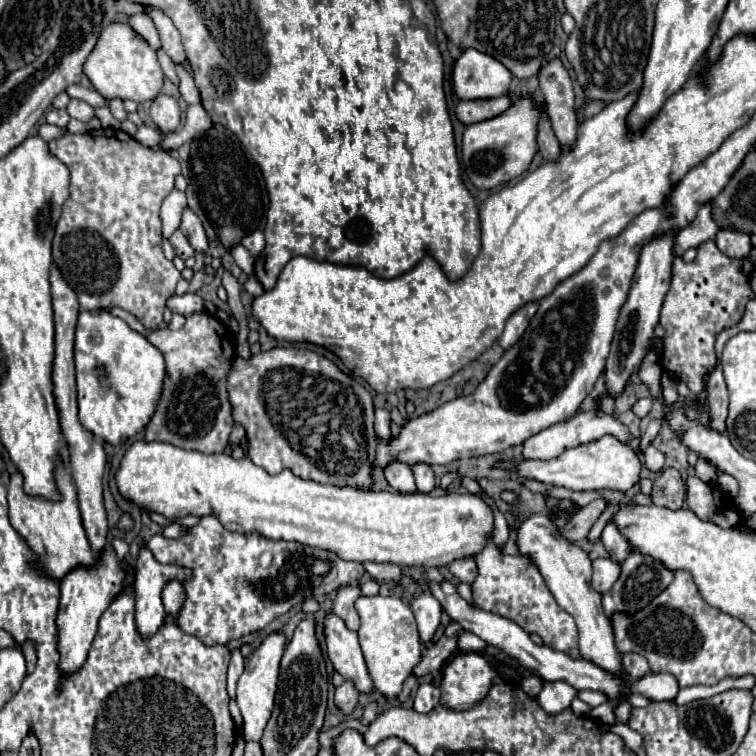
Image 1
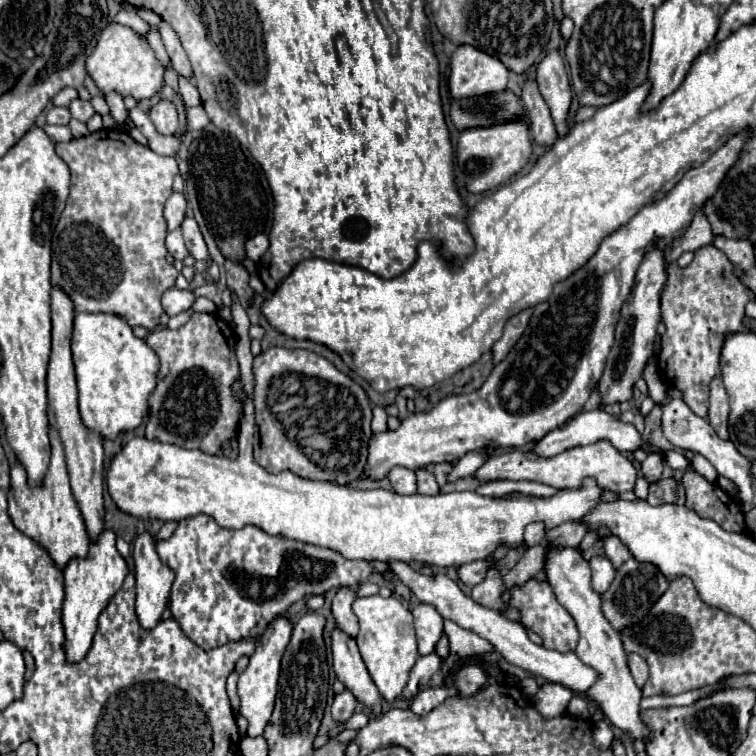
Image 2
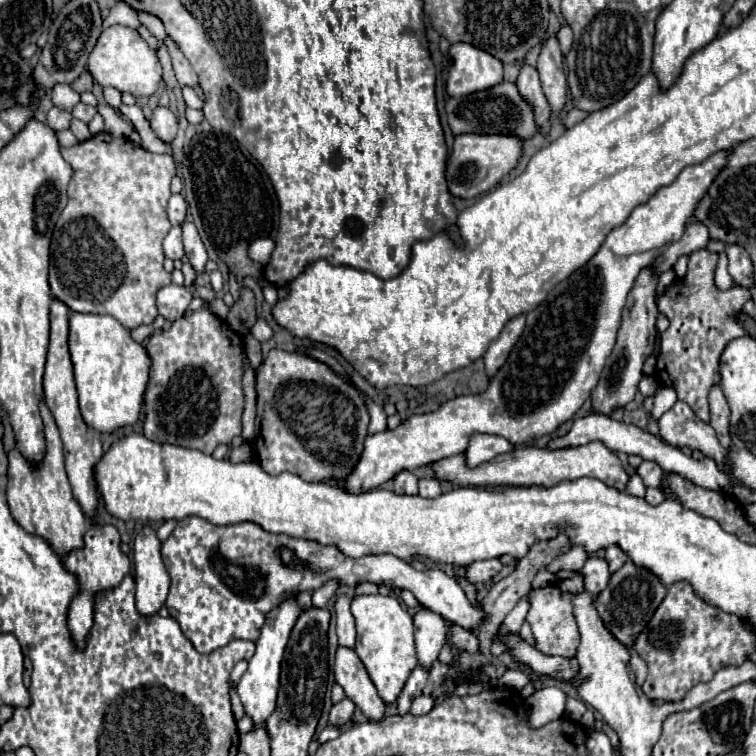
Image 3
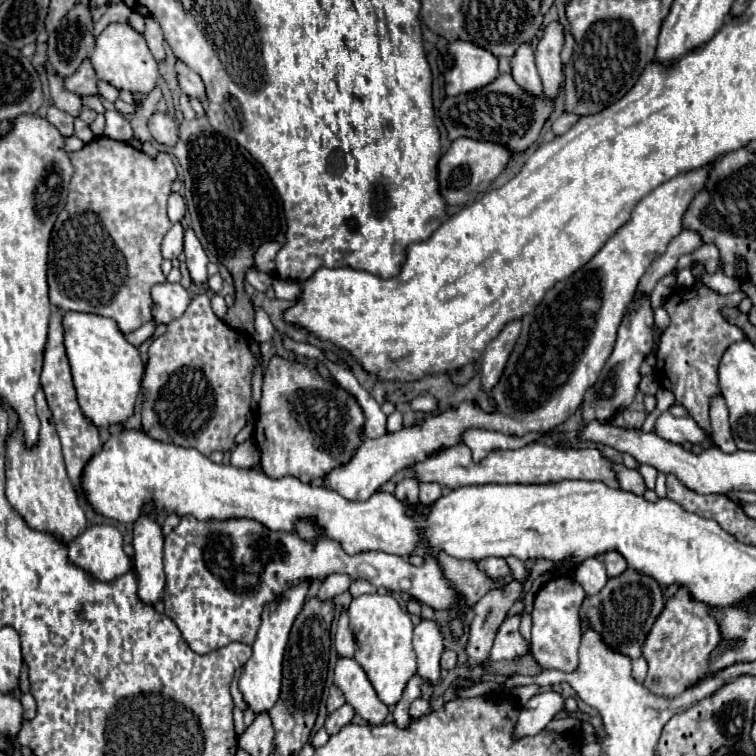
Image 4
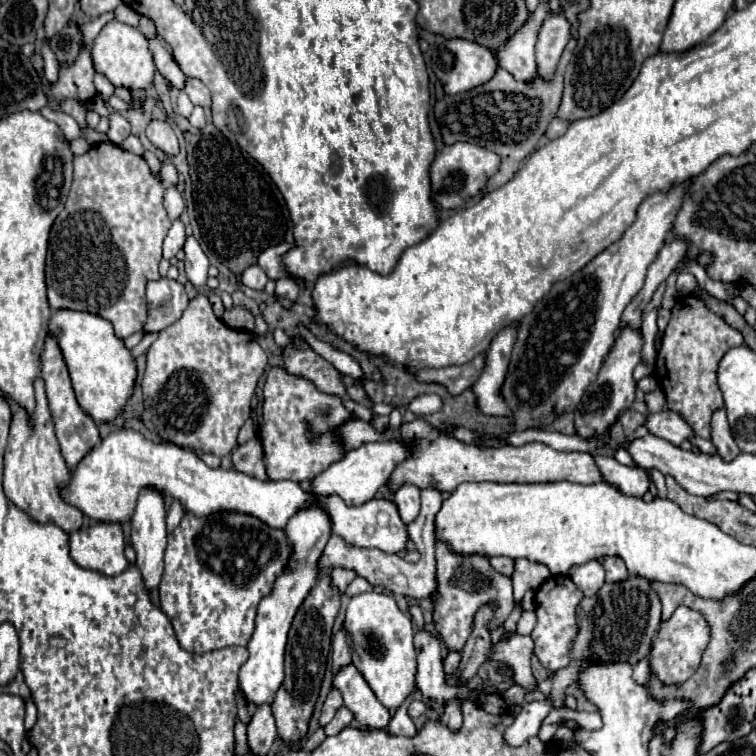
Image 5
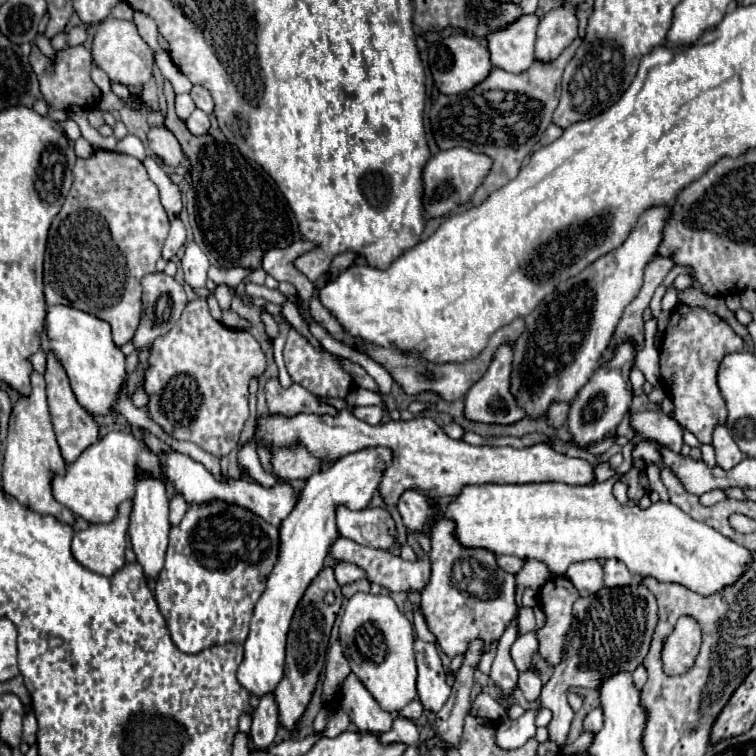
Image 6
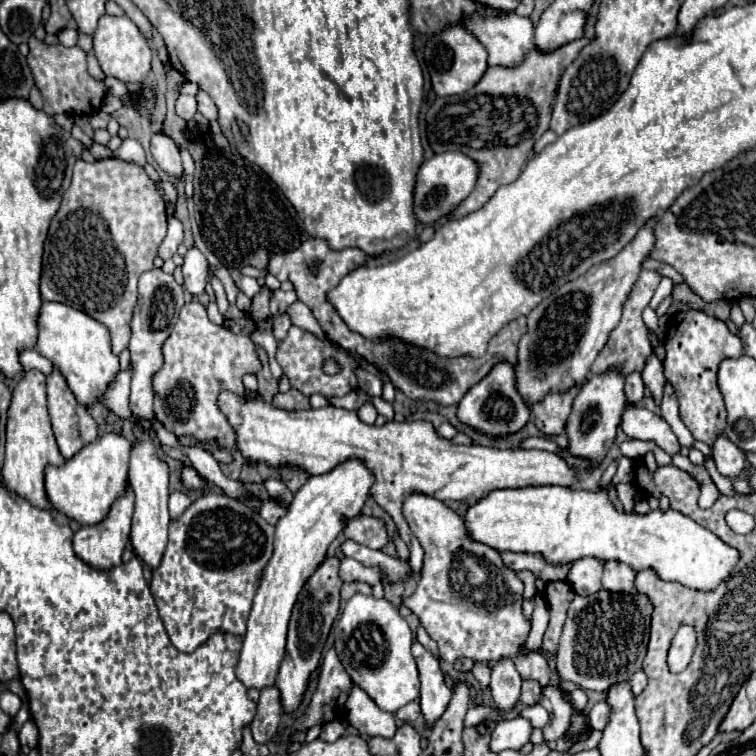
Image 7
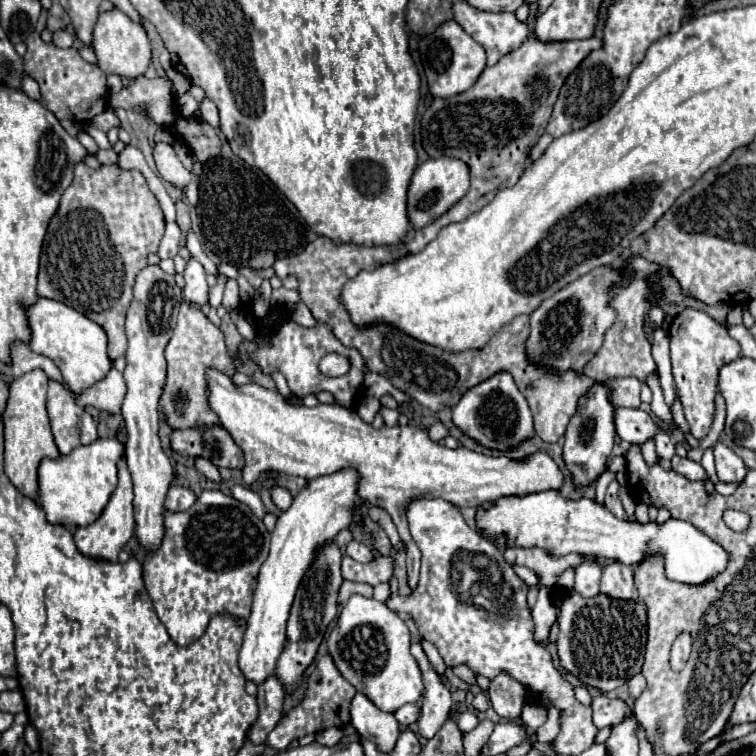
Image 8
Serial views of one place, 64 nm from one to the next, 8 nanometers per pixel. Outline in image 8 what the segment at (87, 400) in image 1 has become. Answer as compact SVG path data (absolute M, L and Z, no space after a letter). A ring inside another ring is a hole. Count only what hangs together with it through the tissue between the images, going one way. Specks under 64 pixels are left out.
M38 298L32 306L22 306L28 326L32 330L32 338L28 346L32 352L48 356L62 372L64 382L72 392L82 392L94 382L102 380L112 368L112 360L106 354L106 332L84 314L76 312L62 302Z

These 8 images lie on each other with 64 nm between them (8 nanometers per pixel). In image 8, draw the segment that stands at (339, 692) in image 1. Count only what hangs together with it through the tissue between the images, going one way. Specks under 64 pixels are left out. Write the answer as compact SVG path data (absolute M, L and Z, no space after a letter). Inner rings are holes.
M328 728L320 734L316 734L316 742L322 746L336 746L342 740L342 730L340 728Z

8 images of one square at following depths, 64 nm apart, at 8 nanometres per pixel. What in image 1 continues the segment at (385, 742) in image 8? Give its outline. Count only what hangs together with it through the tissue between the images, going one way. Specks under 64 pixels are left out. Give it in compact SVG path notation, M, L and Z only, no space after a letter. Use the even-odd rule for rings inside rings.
M332 612L326 616L324 634L326 634L326 644L328 644L328 656L334 664L334 670L344 680L352 680L358 692L372 694L374 684L366 670L366 662L358 644L358 634L348 630L346 624Z

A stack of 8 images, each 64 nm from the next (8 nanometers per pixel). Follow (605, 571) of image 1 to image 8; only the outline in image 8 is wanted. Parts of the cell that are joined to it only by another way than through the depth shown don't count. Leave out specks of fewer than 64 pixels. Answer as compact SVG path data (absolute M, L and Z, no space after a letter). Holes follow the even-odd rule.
M588 560L584 564L580 564L576 568L576 584L574 590L584 596L584 598L592 598L598 594L598 584L600 584L600 576L602 576L602 568Z

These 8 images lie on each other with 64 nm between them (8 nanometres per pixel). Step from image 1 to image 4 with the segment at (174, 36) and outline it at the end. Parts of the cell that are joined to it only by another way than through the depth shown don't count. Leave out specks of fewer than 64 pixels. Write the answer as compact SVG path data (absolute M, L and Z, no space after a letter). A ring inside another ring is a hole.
M176 60L176 74L178 74L180 88L182 88L182 92L186 96L198 98L198 100L206 100L204 82L200 80L200 76L196 72L192 72L188 66L184 66L180 60Z

